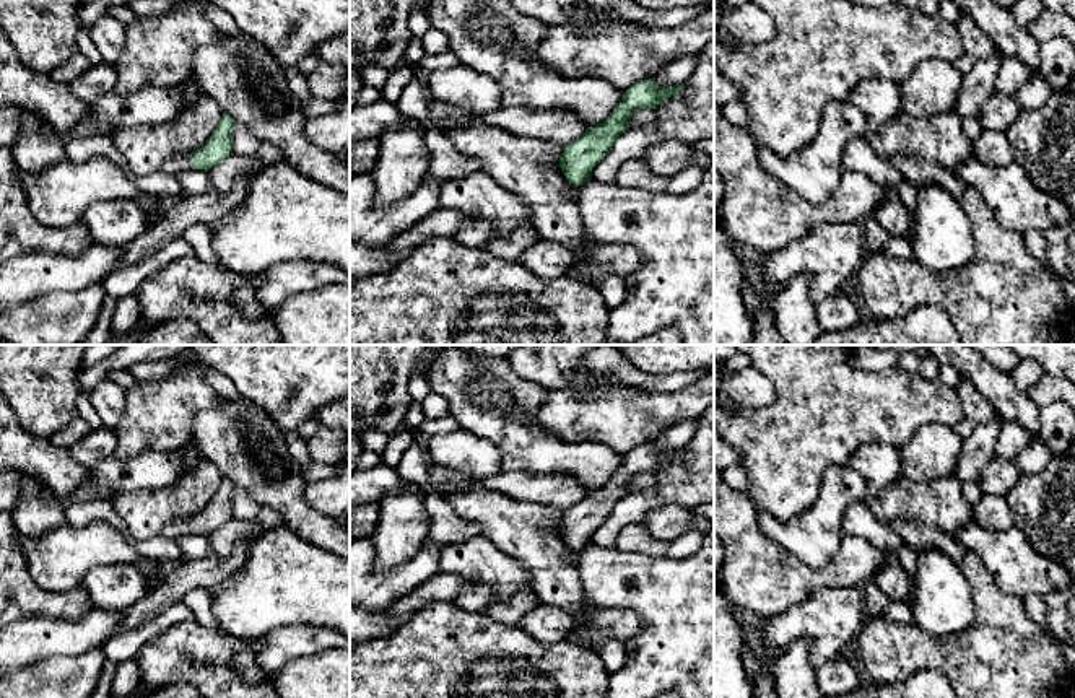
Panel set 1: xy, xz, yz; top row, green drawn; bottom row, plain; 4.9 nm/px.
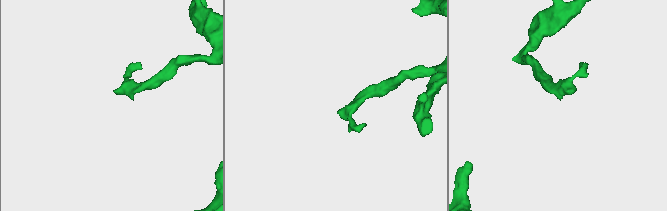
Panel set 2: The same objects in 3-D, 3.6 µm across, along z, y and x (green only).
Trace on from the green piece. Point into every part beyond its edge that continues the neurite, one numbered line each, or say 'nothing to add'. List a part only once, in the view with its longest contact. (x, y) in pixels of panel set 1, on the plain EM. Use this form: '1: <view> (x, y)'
1: xy (179, 527)

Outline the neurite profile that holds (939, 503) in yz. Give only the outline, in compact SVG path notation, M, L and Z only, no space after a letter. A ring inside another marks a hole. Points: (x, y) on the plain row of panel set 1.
M953 475L927 483L899 478L865 503L883 524L919 521L953 534L974 519L973 508L963 498L963 483Z

